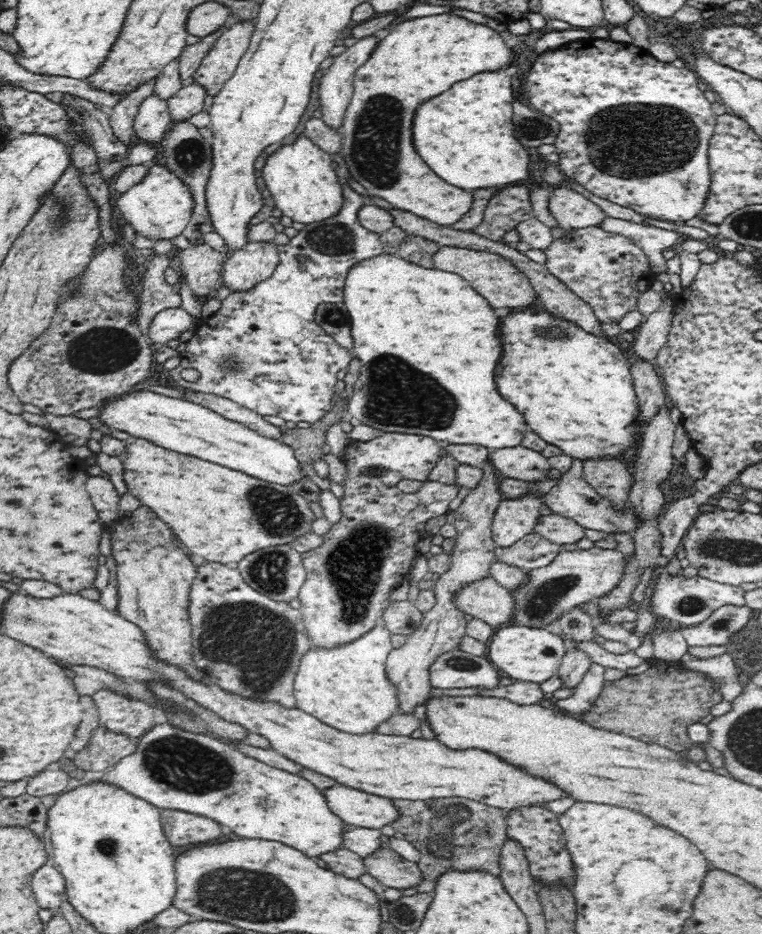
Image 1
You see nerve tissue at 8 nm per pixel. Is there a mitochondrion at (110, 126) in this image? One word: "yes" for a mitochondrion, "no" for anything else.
no

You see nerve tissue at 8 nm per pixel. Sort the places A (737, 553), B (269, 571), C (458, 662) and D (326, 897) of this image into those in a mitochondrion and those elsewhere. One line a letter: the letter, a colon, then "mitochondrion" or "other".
A: mitochondrion
B: mitochondrion
C: mitochondrion
D: other

